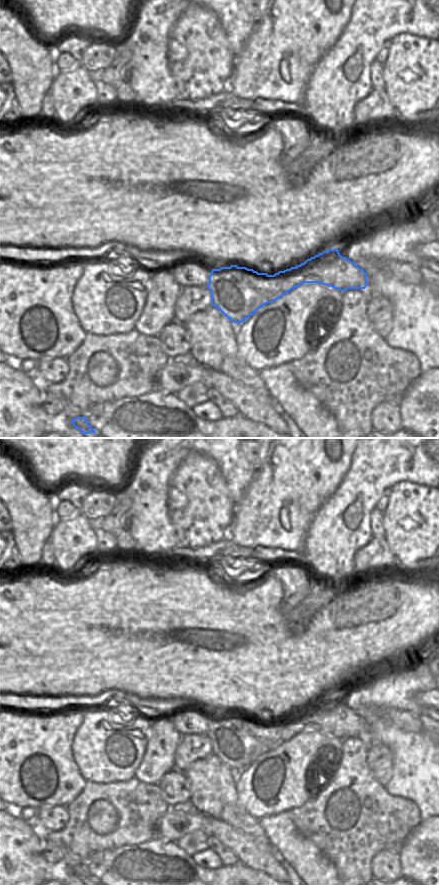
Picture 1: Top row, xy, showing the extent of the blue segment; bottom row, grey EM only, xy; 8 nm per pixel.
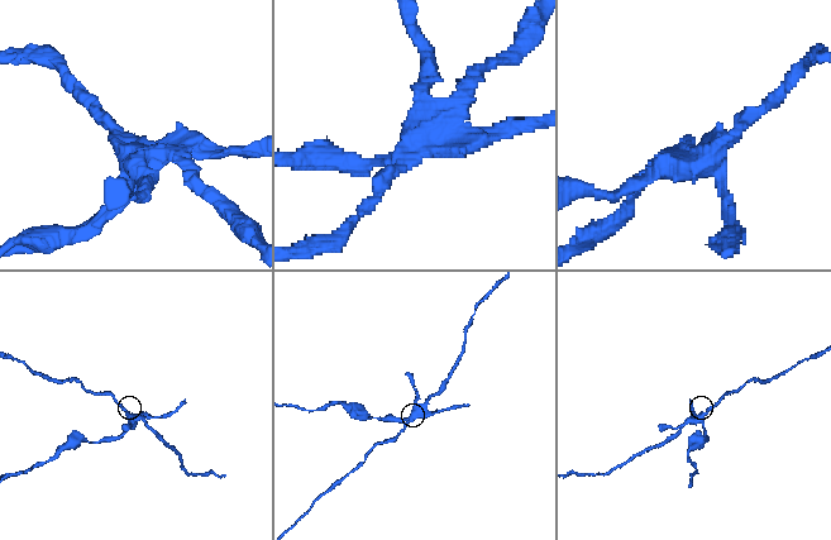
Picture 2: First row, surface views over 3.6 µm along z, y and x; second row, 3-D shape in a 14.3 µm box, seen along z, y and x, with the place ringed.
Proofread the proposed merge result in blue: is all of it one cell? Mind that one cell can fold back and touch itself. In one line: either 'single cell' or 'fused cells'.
fused cells

